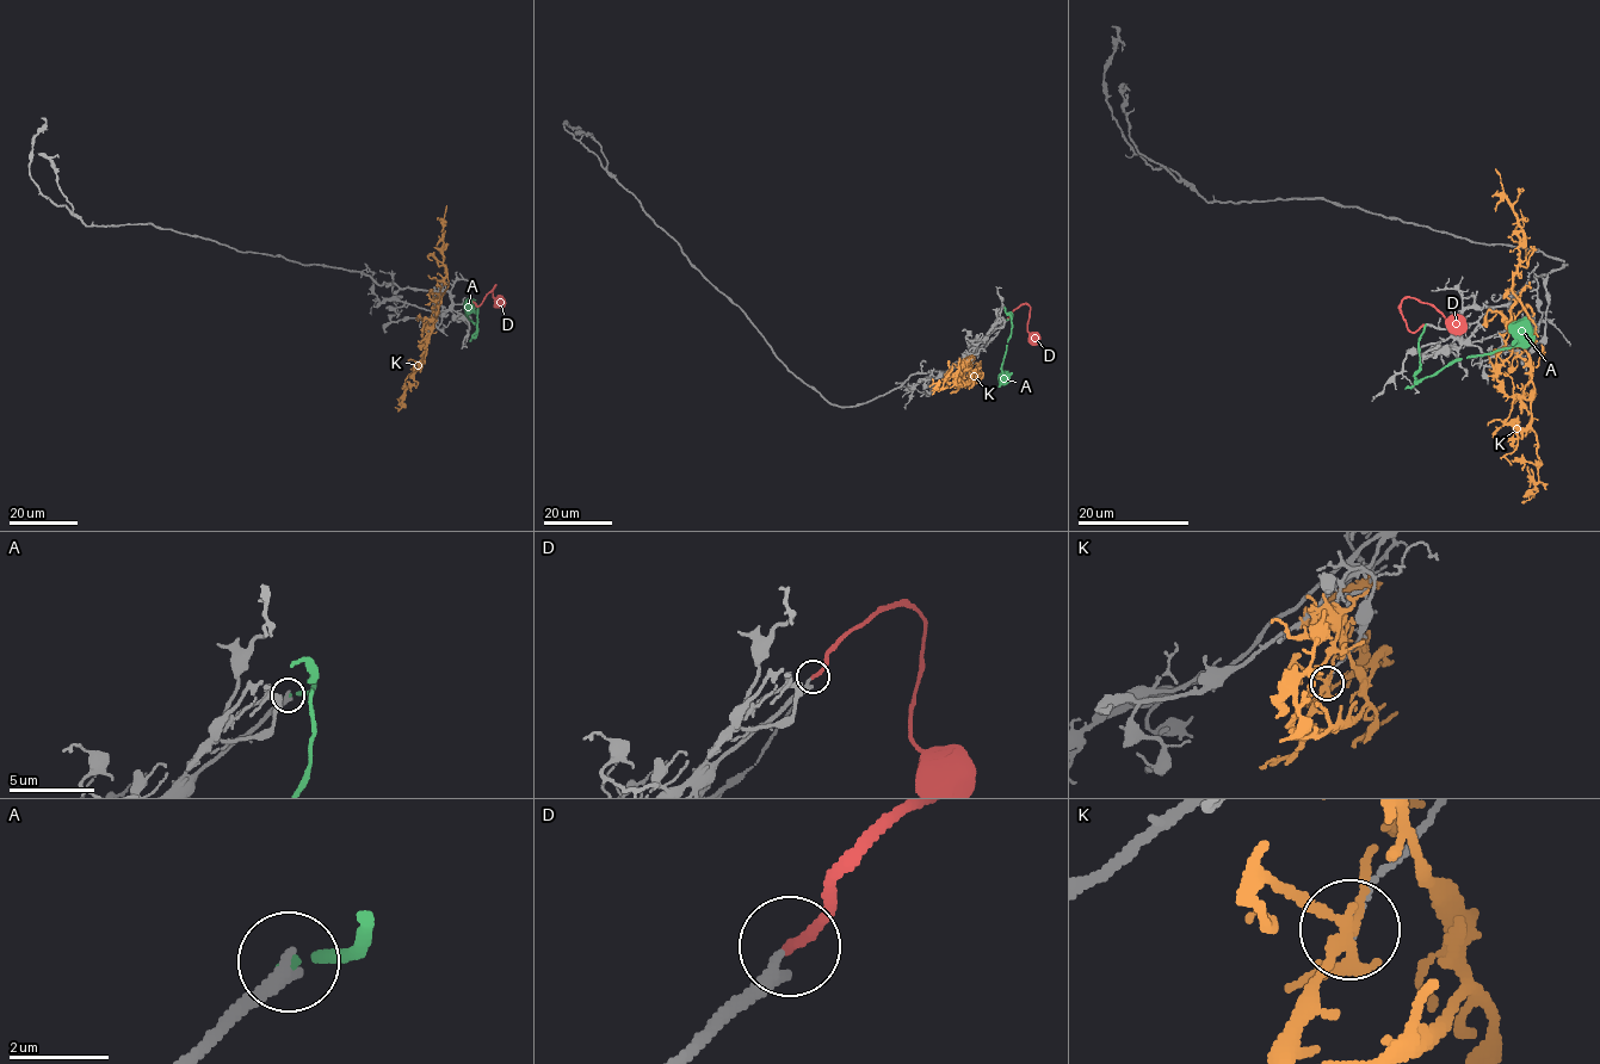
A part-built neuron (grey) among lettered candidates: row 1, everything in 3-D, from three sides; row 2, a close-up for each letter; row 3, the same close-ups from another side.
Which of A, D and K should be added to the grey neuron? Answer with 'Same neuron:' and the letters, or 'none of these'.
Same neuron: D

